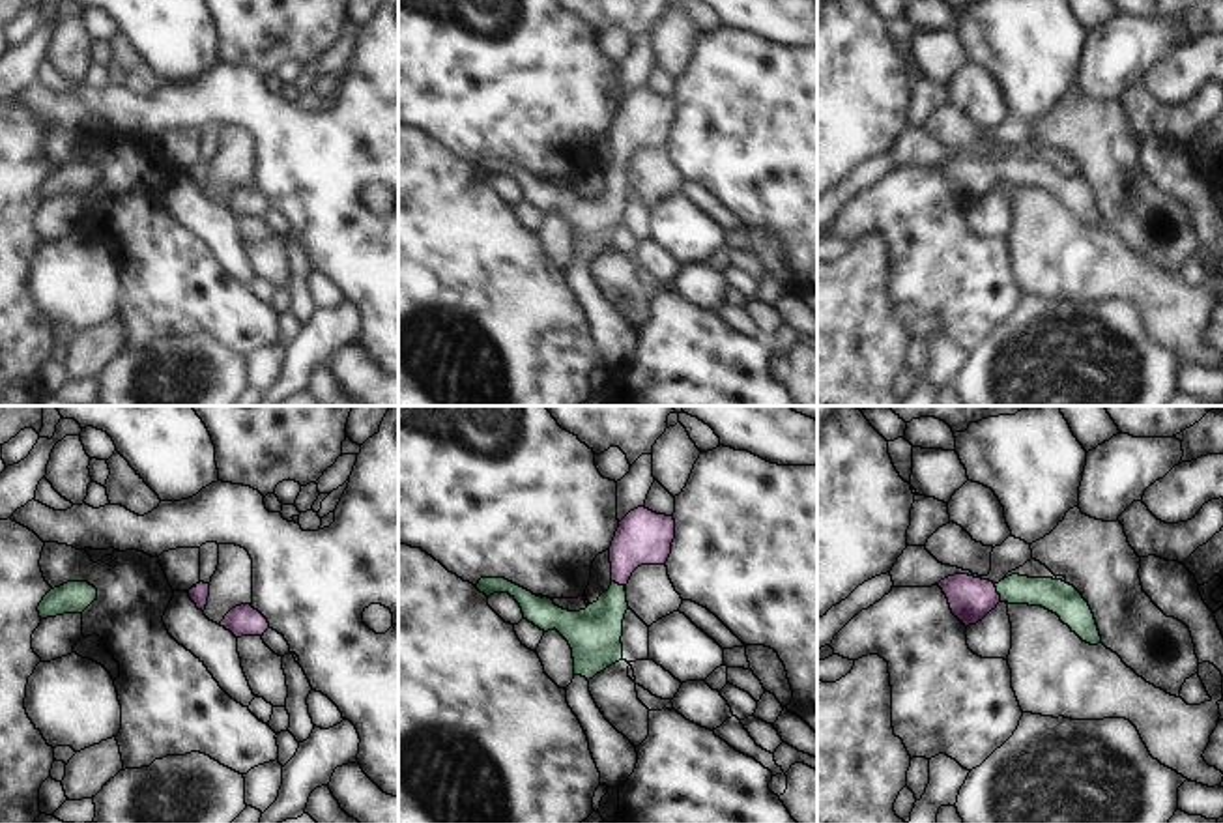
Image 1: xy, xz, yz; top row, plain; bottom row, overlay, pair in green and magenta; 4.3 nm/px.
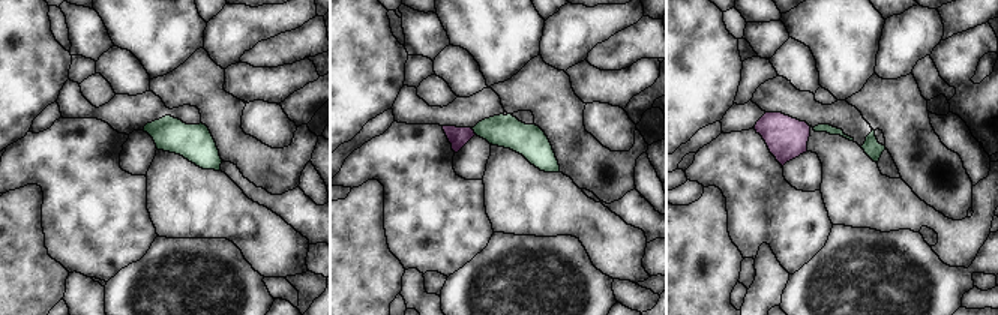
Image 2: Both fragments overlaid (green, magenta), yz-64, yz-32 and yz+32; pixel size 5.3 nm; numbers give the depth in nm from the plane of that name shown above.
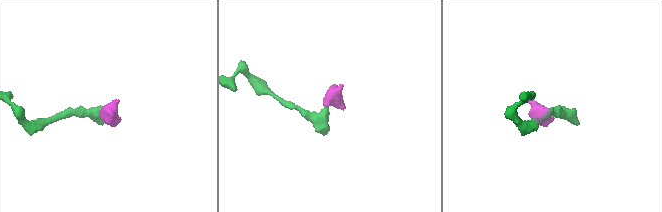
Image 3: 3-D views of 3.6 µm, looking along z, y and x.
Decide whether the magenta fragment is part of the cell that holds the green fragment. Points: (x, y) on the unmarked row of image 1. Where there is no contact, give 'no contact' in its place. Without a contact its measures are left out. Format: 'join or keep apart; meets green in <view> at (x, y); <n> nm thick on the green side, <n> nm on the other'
join; meets green in yz at (997, 173); 140 nm thick on the green side, 190 nm on the other

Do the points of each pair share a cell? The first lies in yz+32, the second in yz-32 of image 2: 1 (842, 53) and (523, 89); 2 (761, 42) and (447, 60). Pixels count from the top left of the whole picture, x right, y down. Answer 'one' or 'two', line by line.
1: two
2: two

